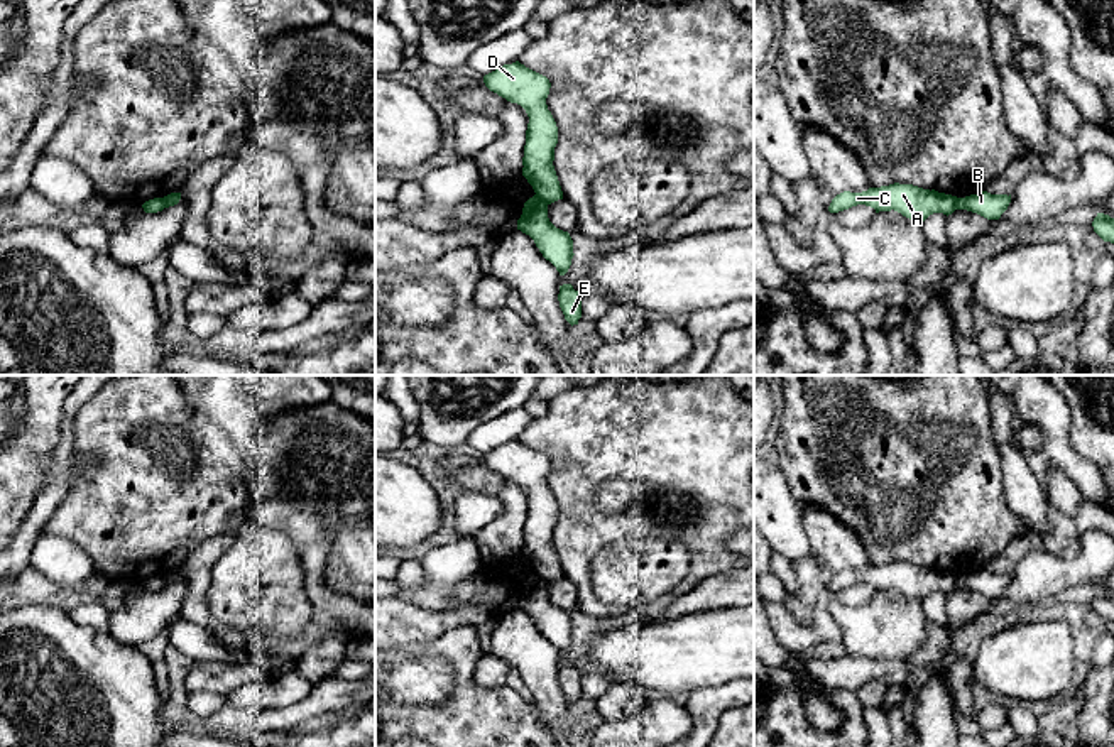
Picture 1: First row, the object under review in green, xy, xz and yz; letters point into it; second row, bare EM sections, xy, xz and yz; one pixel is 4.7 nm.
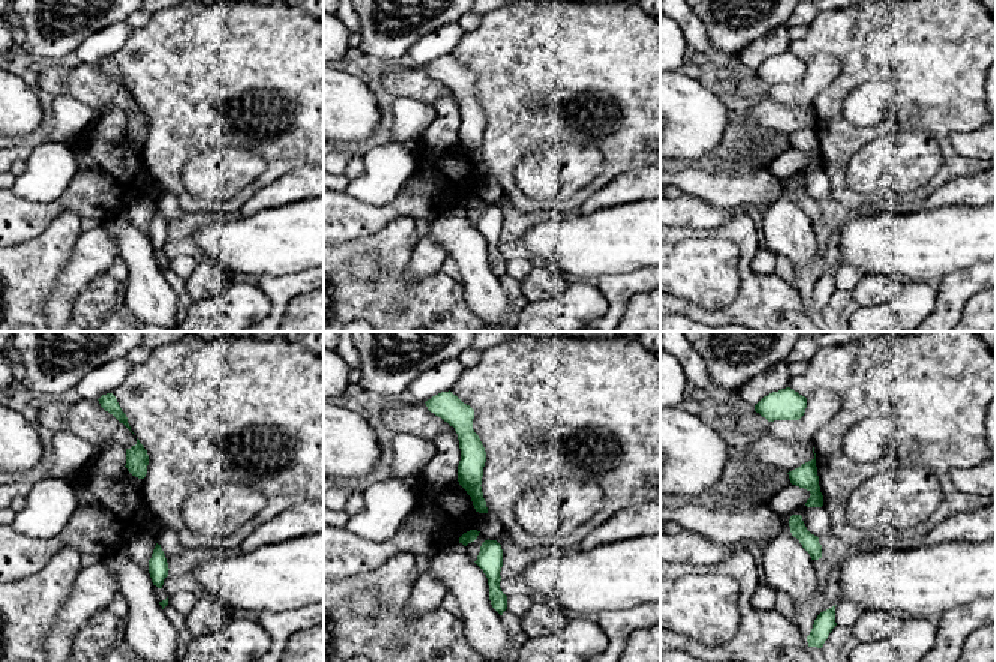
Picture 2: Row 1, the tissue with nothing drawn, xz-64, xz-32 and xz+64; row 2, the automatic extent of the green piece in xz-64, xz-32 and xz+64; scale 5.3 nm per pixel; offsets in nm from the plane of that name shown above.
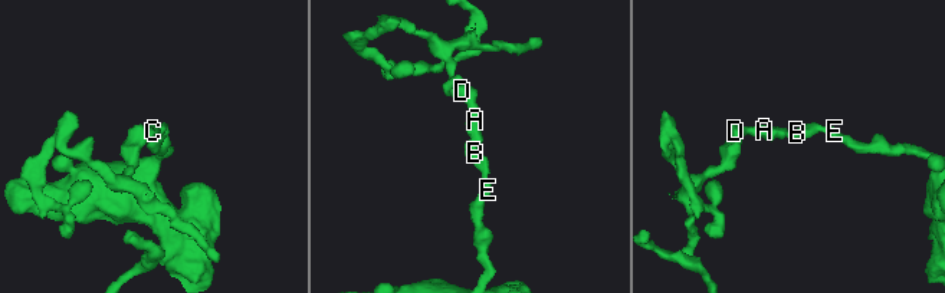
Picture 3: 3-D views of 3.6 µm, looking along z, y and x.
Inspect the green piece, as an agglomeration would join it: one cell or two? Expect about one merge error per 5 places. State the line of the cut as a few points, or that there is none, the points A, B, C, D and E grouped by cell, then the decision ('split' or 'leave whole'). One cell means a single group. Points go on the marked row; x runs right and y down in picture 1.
xz (536, 193), (546, 205) | A C D / B E | split

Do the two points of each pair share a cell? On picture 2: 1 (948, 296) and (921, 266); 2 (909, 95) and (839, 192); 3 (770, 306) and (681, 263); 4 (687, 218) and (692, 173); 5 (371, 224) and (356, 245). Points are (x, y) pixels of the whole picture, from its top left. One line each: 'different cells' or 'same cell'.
1: different cells
2: same cell
3: different cells
4: different cells
5: different cells

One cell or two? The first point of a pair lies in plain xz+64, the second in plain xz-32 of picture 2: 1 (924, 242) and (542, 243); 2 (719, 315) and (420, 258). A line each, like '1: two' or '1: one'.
1: one
2: two

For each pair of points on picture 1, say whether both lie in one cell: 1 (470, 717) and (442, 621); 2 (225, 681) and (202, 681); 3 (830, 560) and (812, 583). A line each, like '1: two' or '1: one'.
1: two
2: one
3: one

